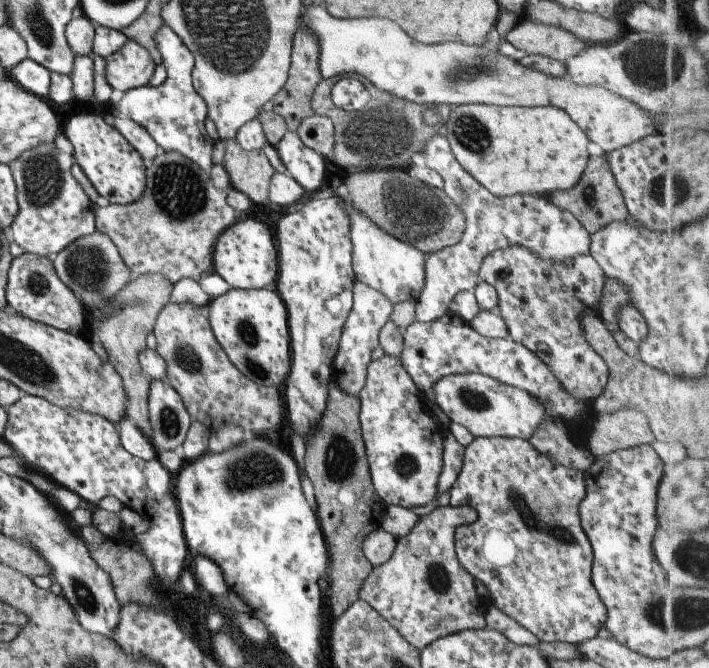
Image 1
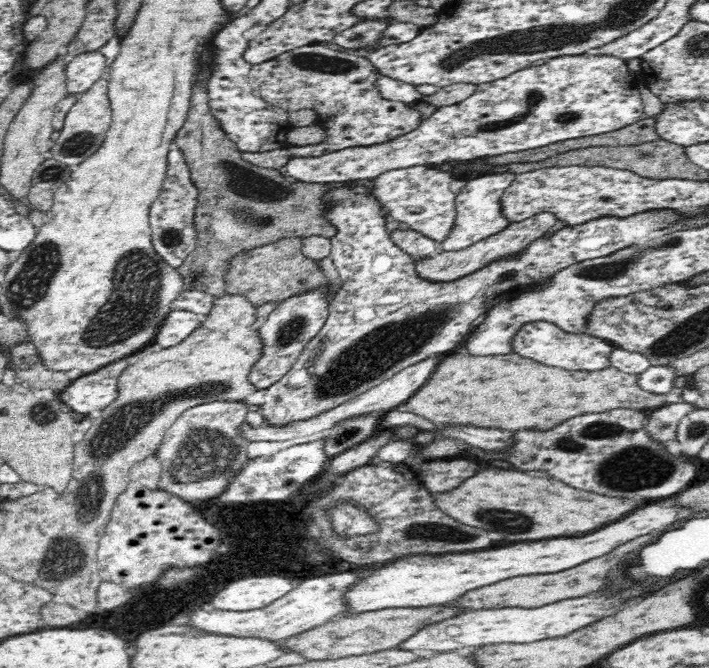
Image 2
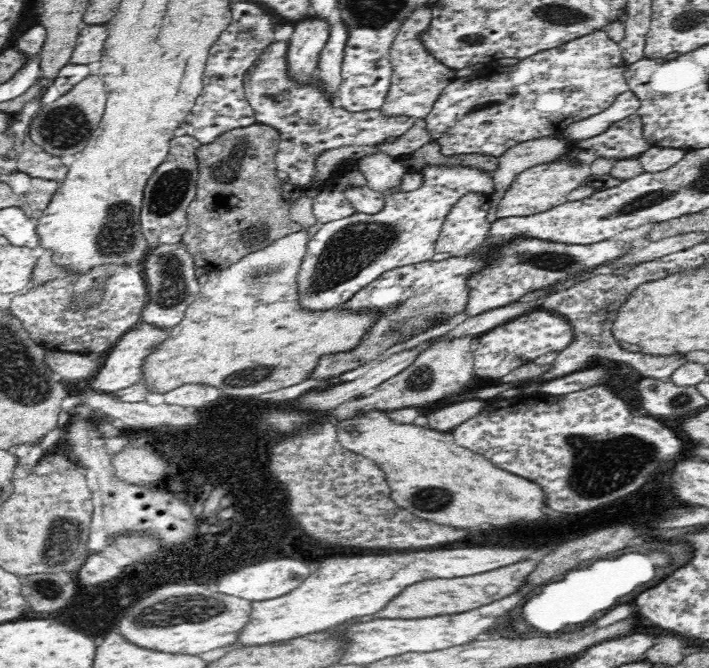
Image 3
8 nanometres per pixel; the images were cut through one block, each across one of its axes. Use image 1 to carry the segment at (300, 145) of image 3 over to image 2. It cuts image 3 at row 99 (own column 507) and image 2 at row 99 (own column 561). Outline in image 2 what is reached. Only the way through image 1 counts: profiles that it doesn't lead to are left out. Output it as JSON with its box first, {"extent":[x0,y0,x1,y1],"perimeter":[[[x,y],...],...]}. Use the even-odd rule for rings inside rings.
{"extent":[242,43,423,169],"perimeter":[[[316,43],[278,55],[264,64],[251,66],[248,80],[254,96],[288,112],[301,108],[316,109],[317,122],[326,124],[328,140],[324,144],[297,146],[287,151],[242,152],[242,159],[252,165],[280,169],[290,158],[318,157],[346,148],[386,144],[416,130],[423,121],[420,113],[405,103],[382,97],[376,85],[378,74],[370,59],[338,53]]]}

